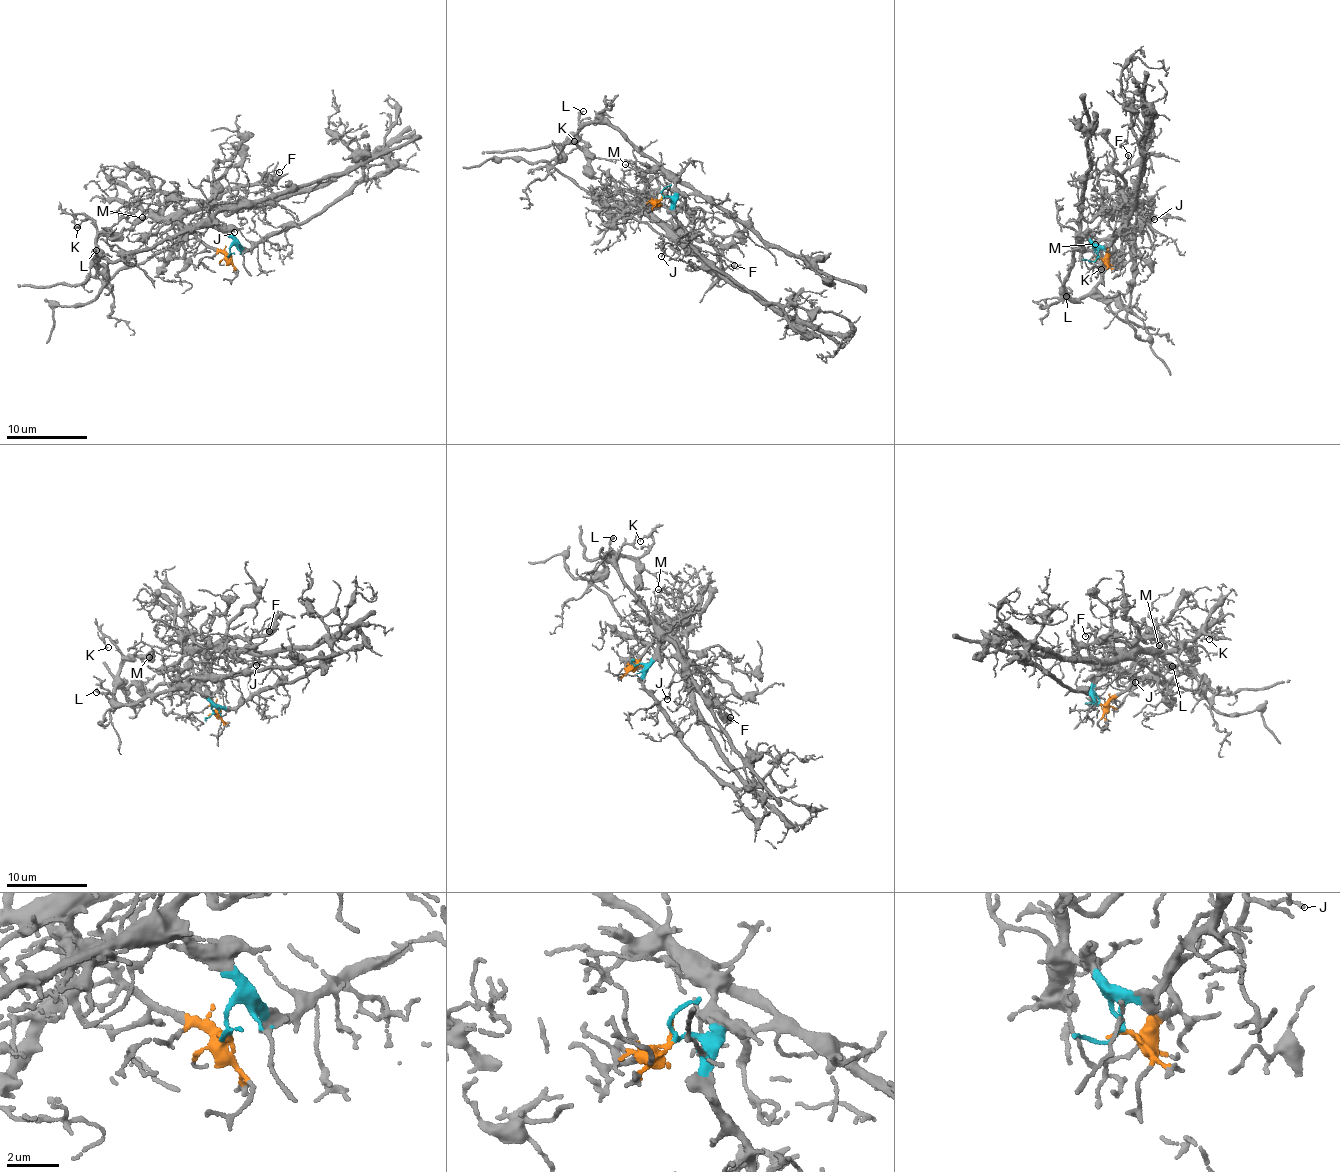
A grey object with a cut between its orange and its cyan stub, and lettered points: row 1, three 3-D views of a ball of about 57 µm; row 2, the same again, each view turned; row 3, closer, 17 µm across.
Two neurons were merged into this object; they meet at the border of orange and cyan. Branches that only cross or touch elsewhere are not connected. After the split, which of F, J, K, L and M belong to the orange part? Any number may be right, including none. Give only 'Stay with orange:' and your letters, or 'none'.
Stay with orange: F, J, M

